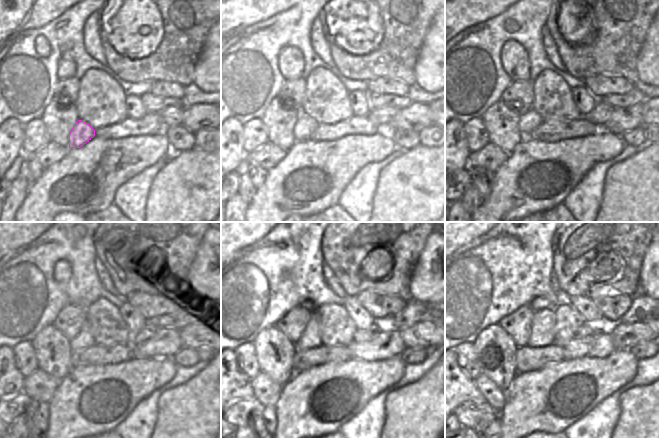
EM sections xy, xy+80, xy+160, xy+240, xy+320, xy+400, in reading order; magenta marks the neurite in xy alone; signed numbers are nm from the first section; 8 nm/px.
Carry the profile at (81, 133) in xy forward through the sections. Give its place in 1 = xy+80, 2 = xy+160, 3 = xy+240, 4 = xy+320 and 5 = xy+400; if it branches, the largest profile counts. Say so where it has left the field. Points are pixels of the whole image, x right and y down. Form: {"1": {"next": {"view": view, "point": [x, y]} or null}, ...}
{"1": {"next": {"view": "xy+80", "point": [305, 126]}}, "2": {"next": {"view": "xy+160", "point": [528, 121]}}, "3": {"next": {"view": "xy+240", "point": [83, 340]}}, "4": {"next": {"view": "xy+320", "point": [310, 338]}}, "5": {"next": {"view": "xy+400", "point": [542, 333]}}}

